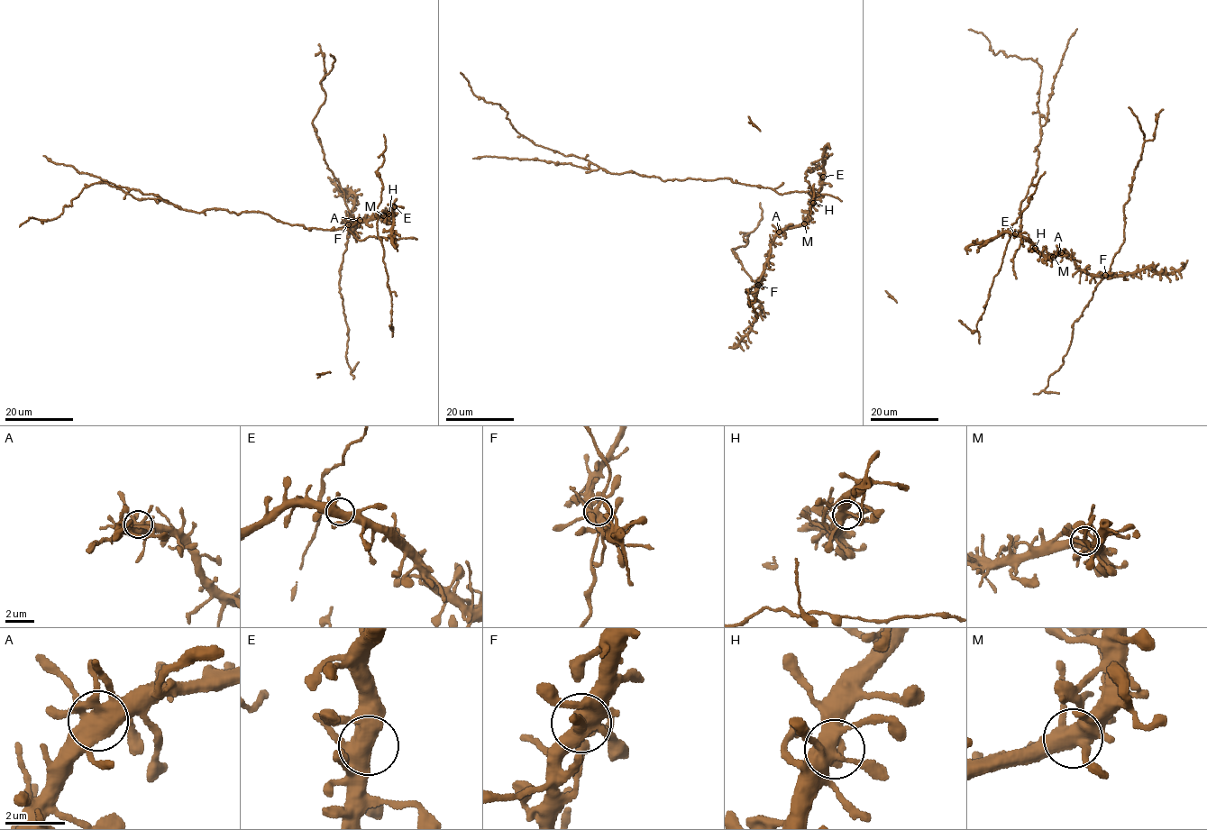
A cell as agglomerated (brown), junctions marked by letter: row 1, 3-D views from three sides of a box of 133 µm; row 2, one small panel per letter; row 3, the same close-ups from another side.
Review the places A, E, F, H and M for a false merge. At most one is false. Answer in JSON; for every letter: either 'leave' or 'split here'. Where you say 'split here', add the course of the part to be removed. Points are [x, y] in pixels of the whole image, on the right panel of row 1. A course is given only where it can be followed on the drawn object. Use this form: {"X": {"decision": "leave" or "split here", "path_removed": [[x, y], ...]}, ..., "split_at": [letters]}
{"A": {"decision": "leave"}, "E": {"decision": "leave"}, "F": {"decision": "leave"}, "H": {"decision": "leave"}, "M": {"decision": "leave"}, "split_at": []}

